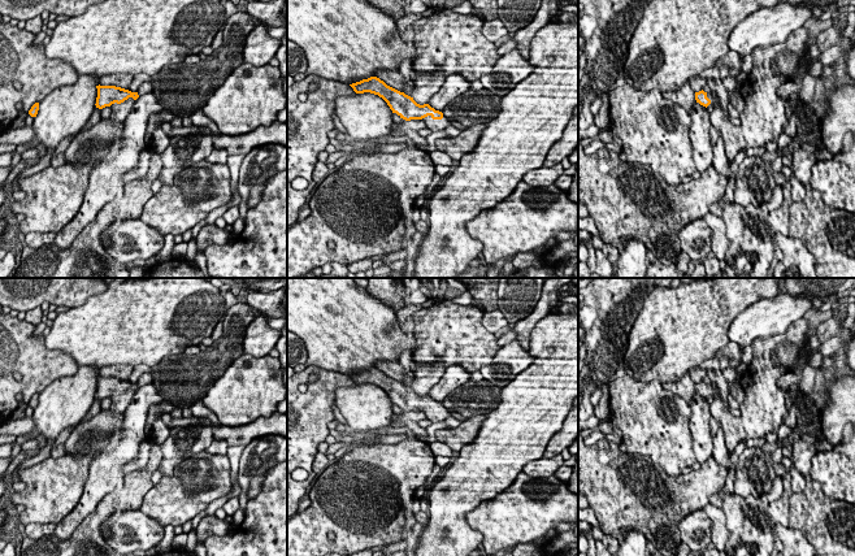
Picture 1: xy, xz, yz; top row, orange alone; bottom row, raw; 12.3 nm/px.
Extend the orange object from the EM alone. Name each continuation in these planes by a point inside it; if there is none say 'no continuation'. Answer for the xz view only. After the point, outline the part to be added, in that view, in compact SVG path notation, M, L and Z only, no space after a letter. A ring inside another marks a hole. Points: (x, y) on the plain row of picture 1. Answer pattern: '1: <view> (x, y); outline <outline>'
1: xz (433, 416); outline M428 407L422 409L426 414L426 418L434 423L434 422L444 422L448 417L452 416L451 411L443 407L442 411L433 411L431 407Z

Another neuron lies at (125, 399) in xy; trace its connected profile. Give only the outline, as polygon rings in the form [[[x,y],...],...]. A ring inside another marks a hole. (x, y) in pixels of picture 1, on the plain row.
[[[129,388],[123,394],[120,395],[120,399],[117,401],[117,411],[121,413],[125,413],[126,408],[130,405],[135,391],[133,388]]]

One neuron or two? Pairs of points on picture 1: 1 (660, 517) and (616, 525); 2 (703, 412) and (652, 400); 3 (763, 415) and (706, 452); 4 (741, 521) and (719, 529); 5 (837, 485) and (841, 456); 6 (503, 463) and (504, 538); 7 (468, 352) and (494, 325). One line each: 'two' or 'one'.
1: one
2: two
3: two
4: two
5: one
6: two
7: two

